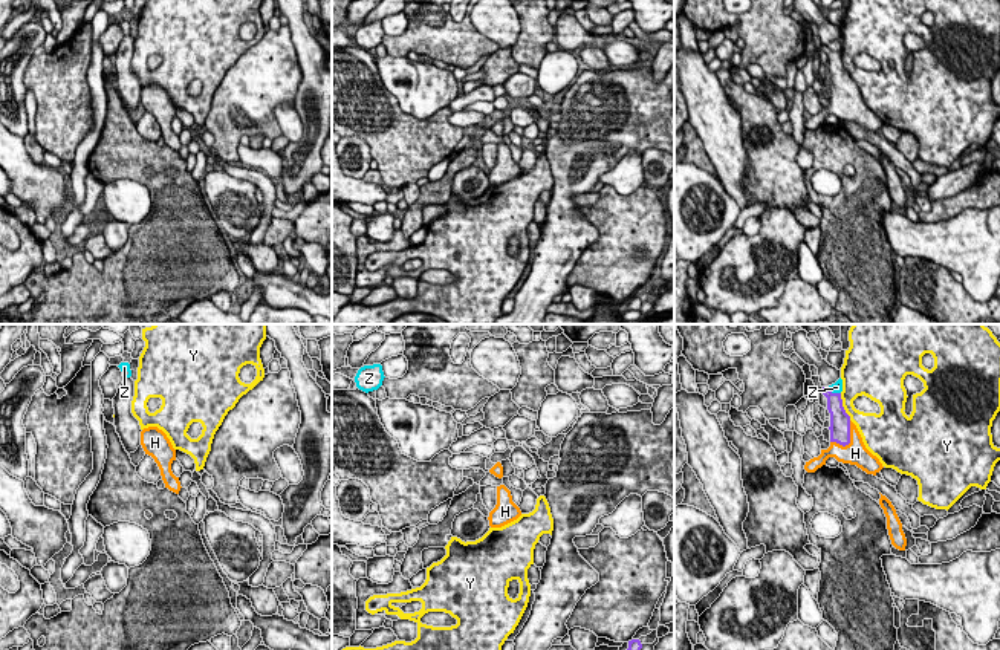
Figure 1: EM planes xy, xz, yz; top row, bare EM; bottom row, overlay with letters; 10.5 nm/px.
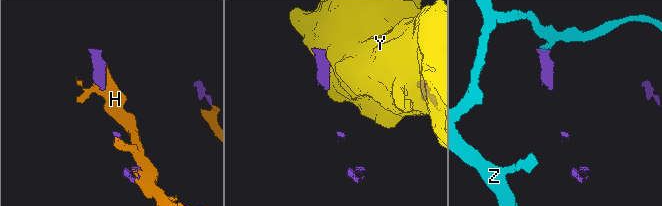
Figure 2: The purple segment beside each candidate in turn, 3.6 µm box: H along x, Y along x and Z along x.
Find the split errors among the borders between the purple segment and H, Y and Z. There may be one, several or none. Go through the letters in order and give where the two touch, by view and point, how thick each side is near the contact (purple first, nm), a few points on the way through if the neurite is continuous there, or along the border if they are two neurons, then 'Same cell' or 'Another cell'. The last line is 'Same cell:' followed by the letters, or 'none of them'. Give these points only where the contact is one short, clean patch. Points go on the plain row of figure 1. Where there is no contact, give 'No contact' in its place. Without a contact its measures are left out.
H: Touches purple at yz (849, 98). Thickness 220 nm (purple) against 240 nm. Same cell
Y: Touches purple at yz (843, 64). Thickness 220 nm (purple) against 220 nm. Another cell
Z: Touches purple at yz (834, 51). Thickness 190 nm (purple) against 120 nm. Another cell
Same cell: H

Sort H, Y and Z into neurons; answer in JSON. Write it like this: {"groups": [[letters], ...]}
{"groups": [["H"], ["Y"], ["Z"]]}

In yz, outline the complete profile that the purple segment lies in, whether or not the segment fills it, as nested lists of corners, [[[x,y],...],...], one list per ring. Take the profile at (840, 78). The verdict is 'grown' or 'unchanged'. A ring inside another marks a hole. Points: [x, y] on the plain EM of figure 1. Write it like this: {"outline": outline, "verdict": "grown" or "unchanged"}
{"outline": [[[823,44],[821,50],[827,55],[827,67],[830,70],[830,104],[821,107],[818,115],[806,119],[804,127],[815,130],[826,122],[829,115],[835,115],[838,119],[856,122],[867,132],[876,133],[884,124],[879,116],[865,106],[856,83],[843,64],[841,50],[832,50],[827,44]]], "verdict": "grown"}

